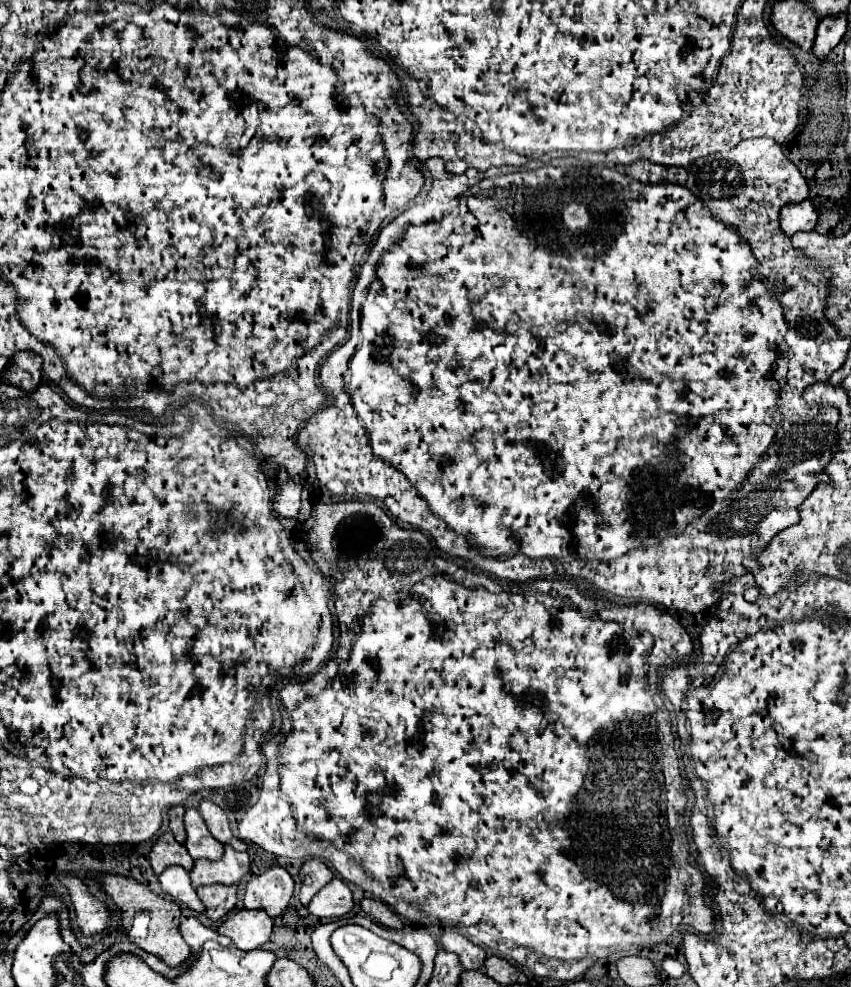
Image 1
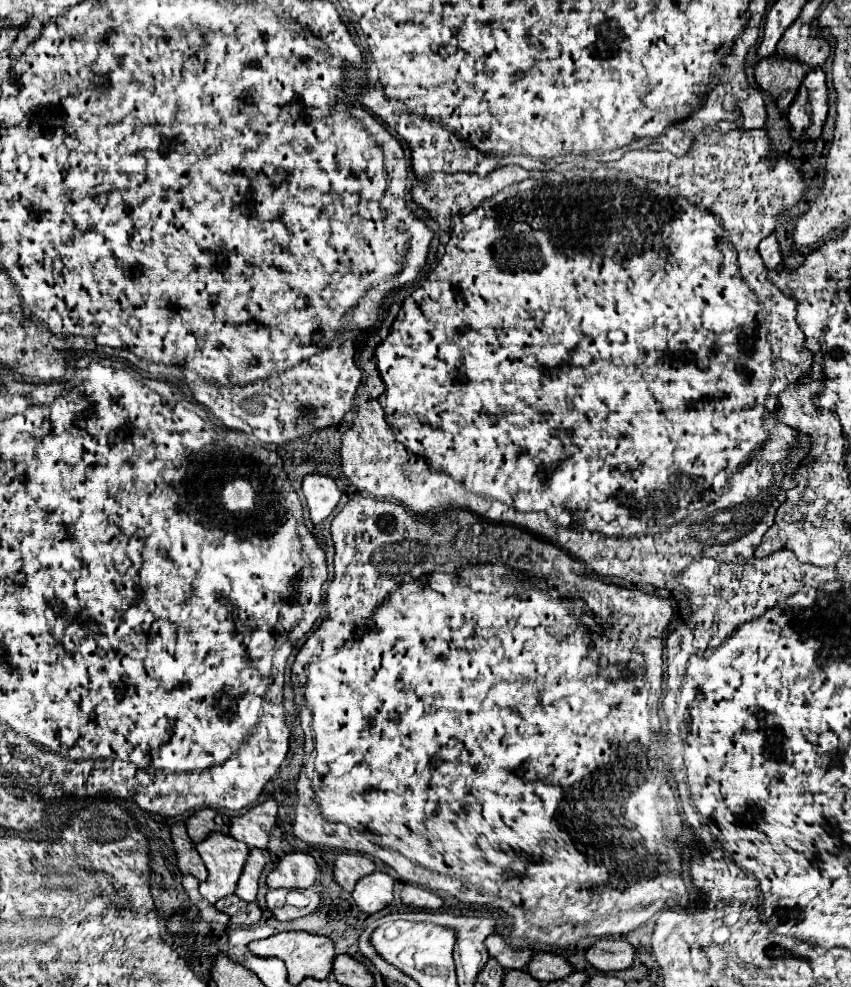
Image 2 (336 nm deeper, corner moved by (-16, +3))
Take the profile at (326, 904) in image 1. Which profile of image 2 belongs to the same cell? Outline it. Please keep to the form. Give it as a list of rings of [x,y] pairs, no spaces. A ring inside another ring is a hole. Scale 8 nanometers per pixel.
[[[372,872],[358,880],[358,884],[352,892],[352,898],[362,912],[376,914],[392,902],[392,898],[394,898],[392,886],[394,886],[394,880],[388,874]]]

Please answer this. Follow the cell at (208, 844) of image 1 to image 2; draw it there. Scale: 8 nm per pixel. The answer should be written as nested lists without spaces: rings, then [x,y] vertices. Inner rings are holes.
[[[210,834],[204,842],[196,844],[196,848],[208,870],[208,878],[200,884],[200,894],[210,904],[234,894],[250,848],[224,834]]]

